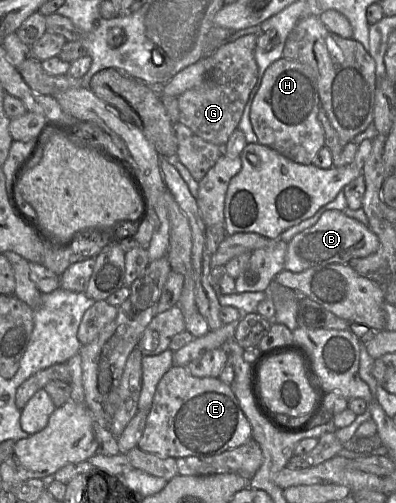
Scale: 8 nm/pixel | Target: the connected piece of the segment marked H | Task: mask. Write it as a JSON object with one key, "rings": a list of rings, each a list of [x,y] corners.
{"rings":[[[286,58],[274,61],[266,69],[250,108],[250,121],[258,143],[272,148],[293,162],[311,164],[317,152],[325,146],[324,130],[318,119],[319,108],[318,88],[312,69]]]}

